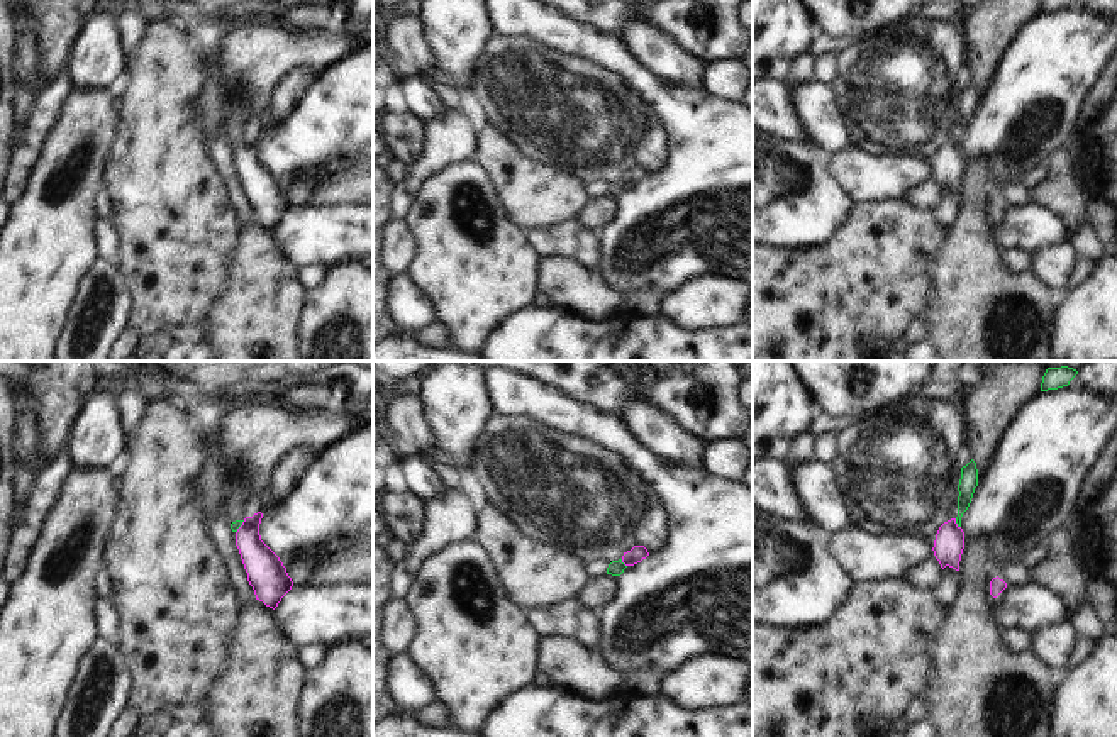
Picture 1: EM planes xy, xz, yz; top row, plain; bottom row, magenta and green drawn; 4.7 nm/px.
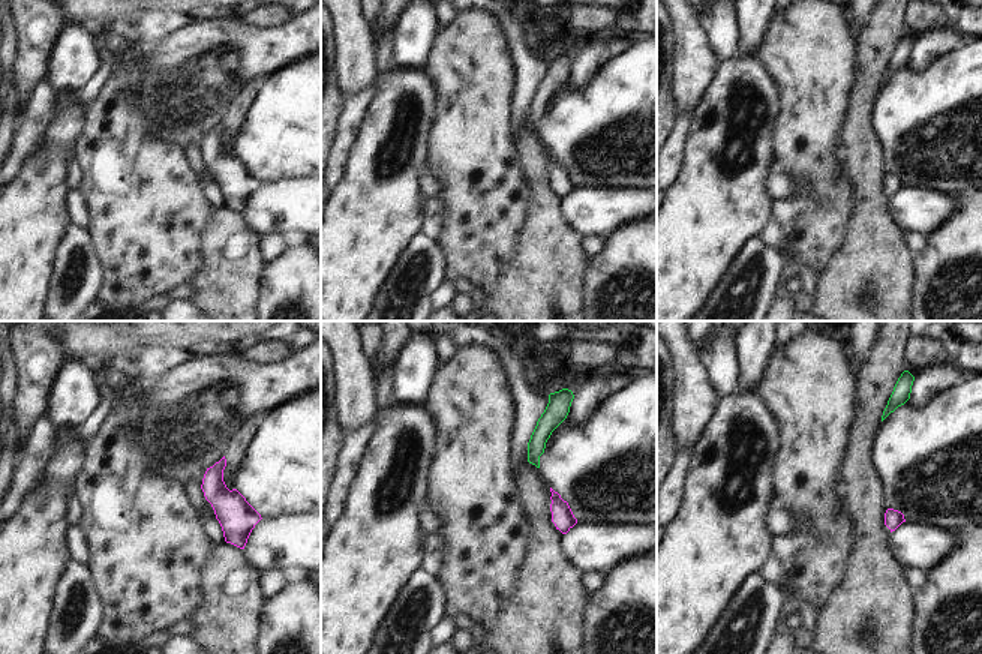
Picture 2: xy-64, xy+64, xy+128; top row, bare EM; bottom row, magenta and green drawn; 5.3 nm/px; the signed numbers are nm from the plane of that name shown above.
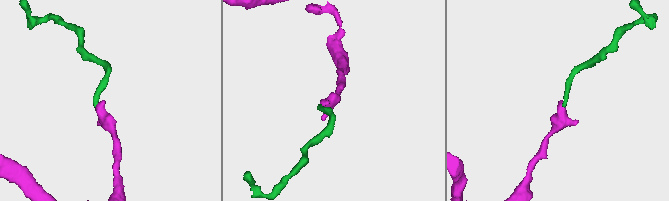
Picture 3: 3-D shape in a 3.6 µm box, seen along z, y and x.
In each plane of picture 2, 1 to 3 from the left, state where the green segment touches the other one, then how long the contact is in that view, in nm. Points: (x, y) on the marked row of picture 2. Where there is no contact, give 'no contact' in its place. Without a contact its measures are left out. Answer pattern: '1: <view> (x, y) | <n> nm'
1: no contact
2: no contact
3: no contact

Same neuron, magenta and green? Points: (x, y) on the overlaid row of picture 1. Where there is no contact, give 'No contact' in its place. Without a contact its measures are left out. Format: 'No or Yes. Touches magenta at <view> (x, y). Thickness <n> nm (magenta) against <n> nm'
Yes. Touches magenta at yz (956, 524). Thickness 140 nm (magenta) against 90 nm.

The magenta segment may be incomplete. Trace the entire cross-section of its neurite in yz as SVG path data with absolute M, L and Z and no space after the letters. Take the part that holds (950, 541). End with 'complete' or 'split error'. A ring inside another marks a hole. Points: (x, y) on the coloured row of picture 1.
M971 459L966 466L961 468L961 479L958 485L958 517L944 522L936 534L932 551L942 569L949 566L959 571L959 561L964 549L961 517L970 507L976 486L978 469L976 463Z; split error

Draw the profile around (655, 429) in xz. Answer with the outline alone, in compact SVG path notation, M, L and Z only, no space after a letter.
M641 400L632 405L627 422L641 444L664 461L705 469L709 442L692 434L681 422L671 420Z

